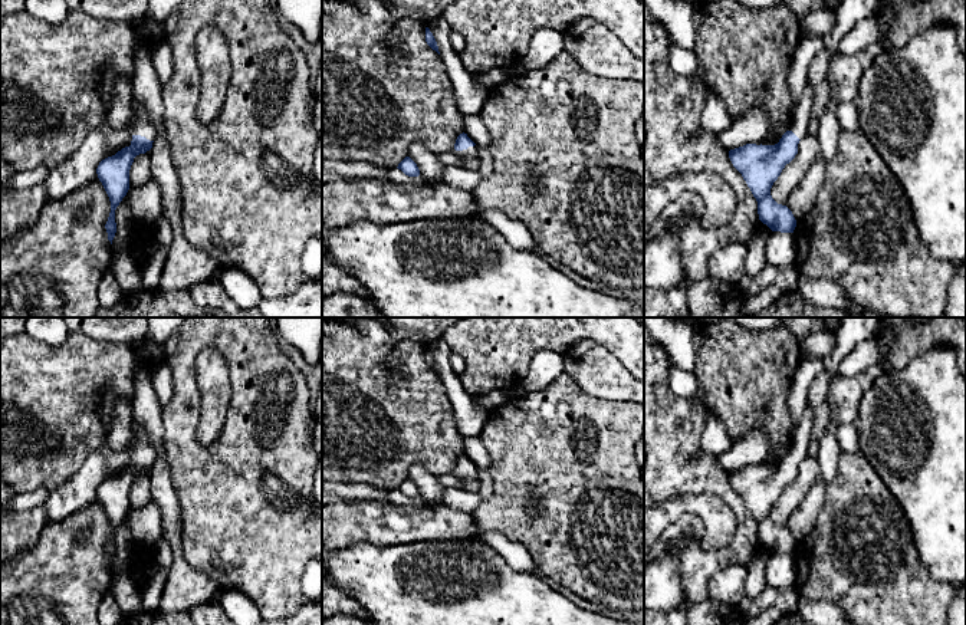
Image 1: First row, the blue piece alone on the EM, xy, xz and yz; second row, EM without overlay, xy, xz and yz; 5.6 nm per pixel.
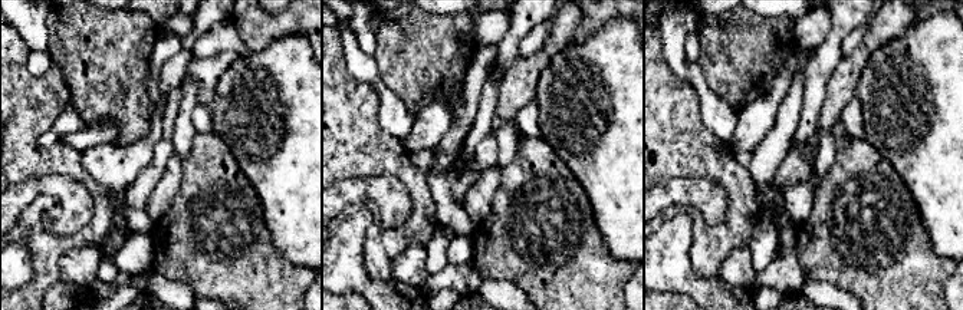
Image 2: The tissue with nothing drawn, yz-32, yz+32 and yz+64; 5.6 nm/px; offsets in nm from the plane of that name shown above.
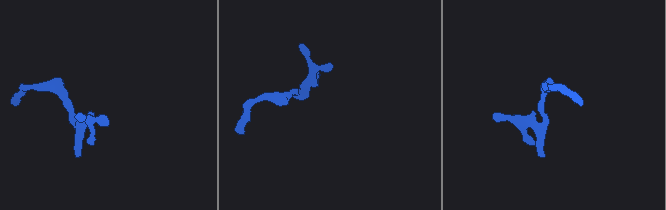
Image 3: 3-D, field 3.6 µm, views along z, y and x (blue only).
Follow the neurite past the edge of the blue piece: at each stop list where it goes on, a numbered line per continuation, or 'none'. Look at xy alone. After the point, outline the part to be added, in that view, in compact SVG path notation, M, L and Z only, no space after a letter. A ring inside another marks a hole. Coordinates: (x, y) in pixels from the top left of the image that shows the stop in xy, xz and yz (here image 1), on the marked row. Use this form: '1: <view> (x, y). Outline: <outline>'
1: xy (144, 127). Outline: M139 102L134 112L134 121L135 121L135 124L134 124L132 135L145 136L150 141L154 141L158 136L155 125L152 124L144 105Z

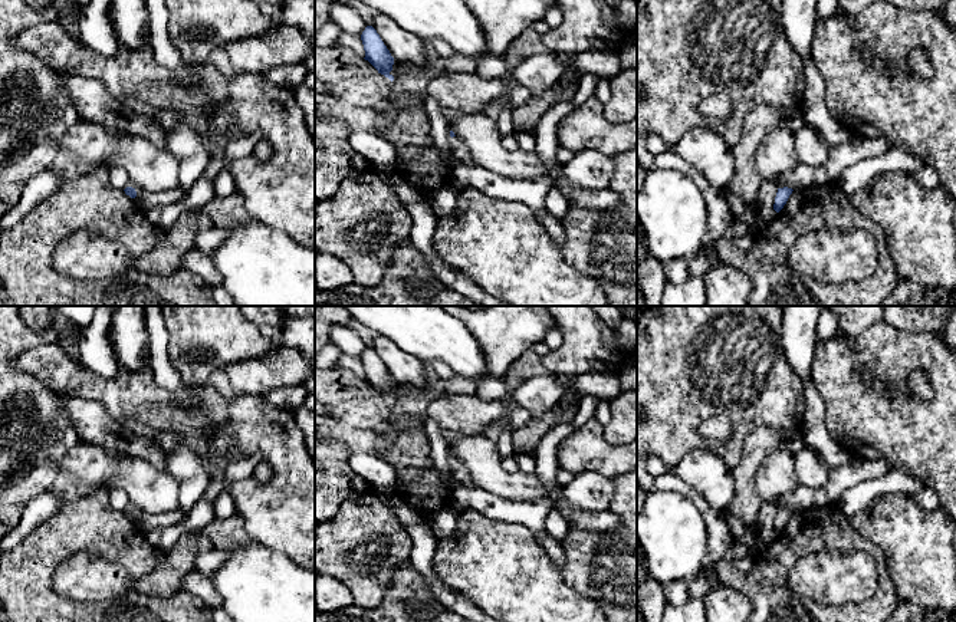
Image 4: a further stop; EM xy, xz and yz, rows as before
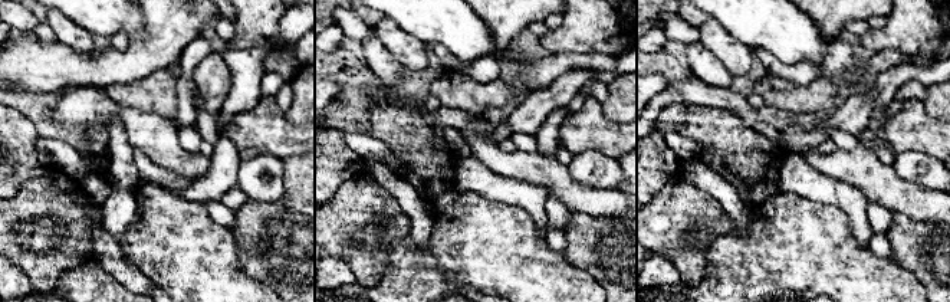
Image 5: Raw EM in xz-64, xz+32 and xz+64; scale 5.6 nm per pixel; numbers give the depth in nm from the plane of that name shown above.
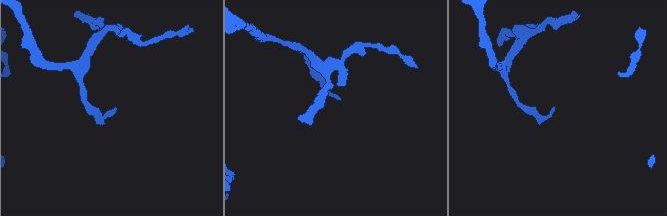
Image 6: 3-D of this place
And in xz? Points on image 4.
1: xz (459, 150). Outline: M450 136L449 145L450 145L451 154L457 162L470 161L472 157L470 157L469 148L461 139L459 139L457 136L453 136L453 138Z

